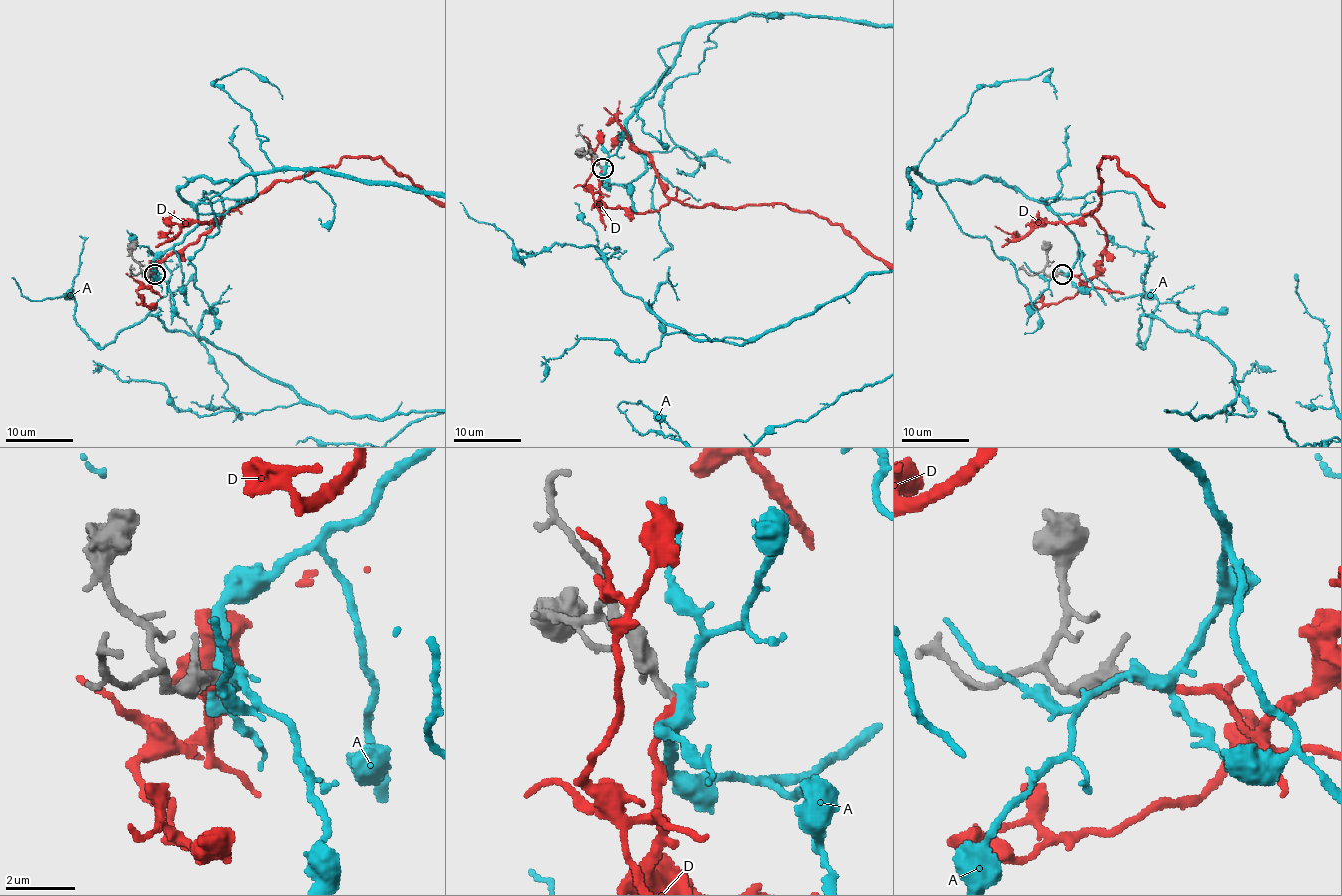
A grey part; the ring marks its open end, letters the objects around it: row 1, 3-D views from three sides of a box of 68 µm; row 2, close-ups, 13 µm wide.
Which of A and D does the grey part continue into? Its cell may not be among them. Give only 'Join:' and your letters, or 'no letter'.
Join: D

